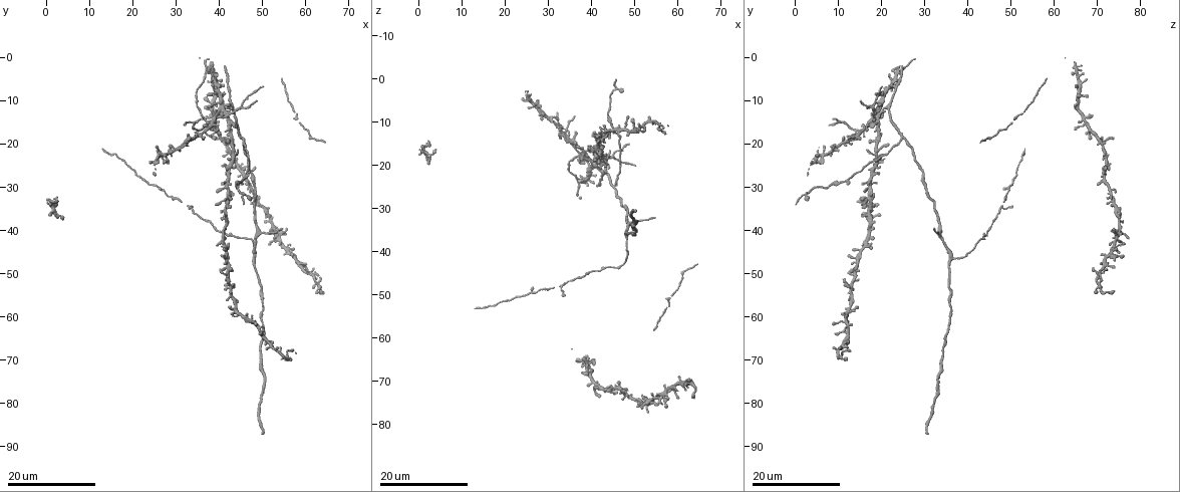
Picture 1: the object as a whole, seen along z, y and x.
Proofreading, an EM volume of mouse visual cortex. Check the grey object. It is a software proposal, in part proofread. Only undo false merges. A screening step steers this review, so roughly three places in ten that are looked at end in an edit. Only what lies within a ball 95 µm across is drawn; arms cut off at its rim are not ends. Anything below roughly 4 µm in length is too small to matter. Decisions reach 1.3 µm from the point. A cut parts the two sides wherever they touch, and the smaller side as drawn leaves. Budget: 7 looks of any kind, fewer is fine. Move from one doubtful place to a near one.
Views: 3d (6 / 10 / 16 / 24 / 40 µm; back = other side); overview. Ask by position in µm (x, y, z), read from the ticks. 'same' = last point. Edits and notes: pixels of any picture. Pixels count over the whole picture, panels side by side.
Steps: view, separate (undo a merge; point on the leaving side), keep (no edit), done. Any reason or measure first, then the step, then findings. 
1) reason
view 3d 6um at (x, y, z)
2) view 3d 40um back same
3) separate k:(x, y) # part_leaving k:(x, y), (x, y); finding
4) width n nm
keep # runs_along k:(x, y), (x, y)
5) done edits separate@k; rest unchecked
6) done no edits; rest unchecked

view 3d 24um at (45.0, 18.5, 25.0)

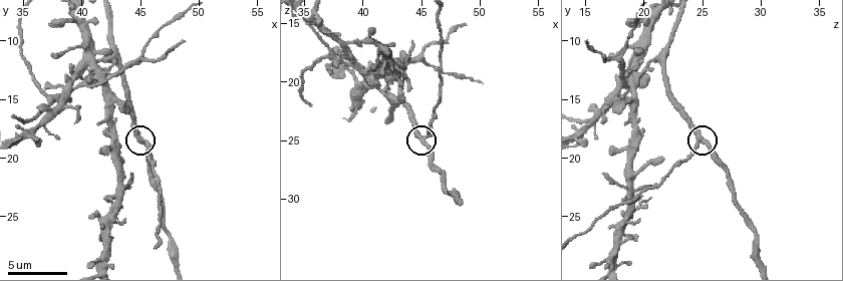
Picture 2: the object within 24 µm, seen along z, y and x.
zoom in
view 3d 6um at (45.0, 18.4, 24.8)

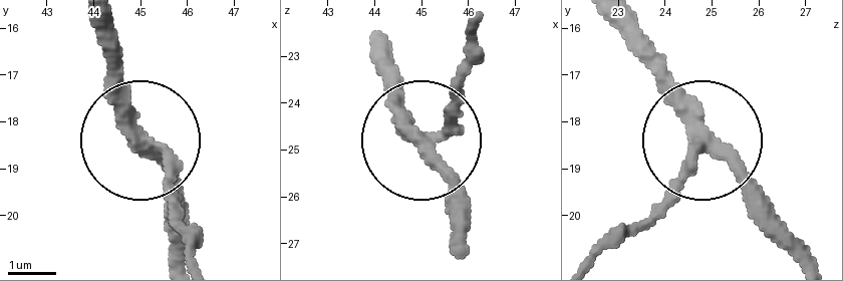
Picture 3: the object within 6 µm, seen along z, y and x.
width 290 nm
keep # runs_along 3:(470, 248), (462, 184), (426, 139), (474, 43); continuous, no second neuron

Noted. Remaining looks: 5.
three-way junction
view 3d 6um at (35.0, 17.0, 14.0)

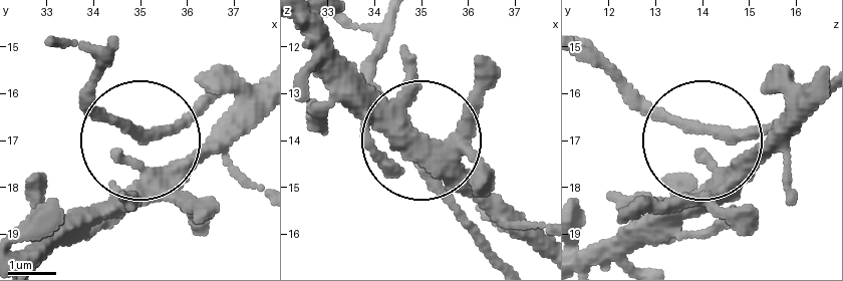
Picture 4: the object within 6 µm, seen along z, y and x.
keep # runs_along 4:(503, 258), (362, 70); one neuron here

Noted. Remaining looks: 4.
view 3d 6um at (41.8, 13.6, 18.8)

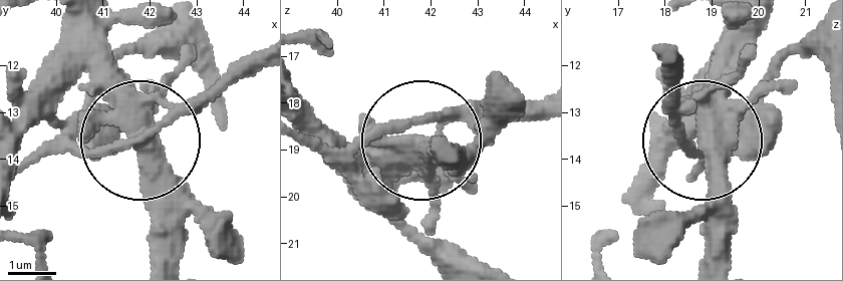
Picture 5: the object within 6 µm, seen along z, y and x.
keep # one neuron here

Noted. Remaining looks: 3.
four arms meet
view 3d 6um at (37.4, 15.2, 17.4)

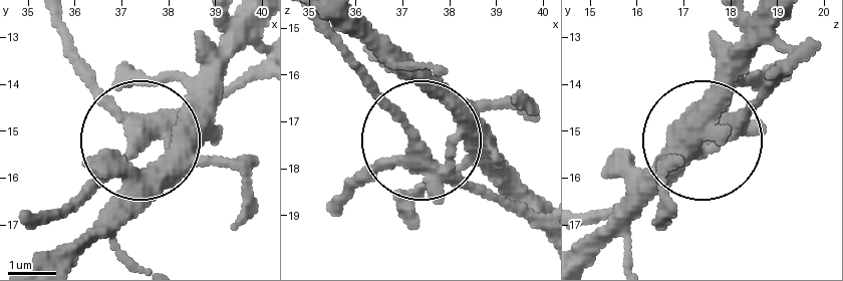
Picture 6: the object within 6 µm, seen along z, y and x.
side_arm 12 um
keep # runs_along 6:(534, 223), (430, 151), (382, 167), (354, 195); one neuron here

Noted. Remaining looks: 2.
done no edits; rest unchecked

